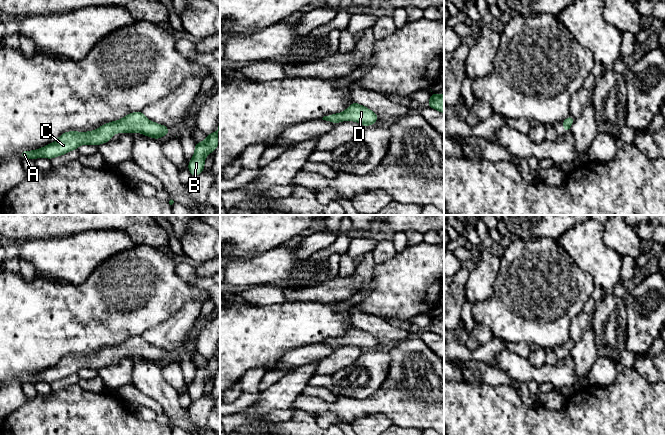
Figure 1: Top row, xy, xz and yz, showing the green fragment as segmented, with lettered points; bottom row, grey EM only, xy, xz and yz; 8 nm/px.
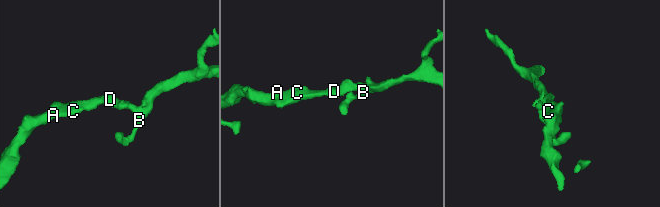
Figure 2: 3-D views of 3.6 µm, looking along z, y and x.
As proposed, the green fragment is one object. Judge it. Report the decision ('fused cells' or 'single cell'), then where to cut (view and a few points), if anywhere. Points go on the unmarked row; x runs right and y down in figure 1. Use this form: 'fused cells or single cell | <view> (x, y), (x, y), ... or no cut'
single cell | no cut

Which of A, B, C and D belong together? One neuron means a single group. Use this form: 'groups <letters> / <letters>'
groups A B C D

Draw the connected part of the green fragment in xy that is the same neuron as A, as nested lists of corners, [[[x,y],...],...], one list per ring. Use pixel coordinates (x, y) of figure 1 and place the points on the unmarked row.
[[[141,335],[133,336],[122,344],[106,347],[92,356],[65,356],[55,366],[35,375],[21,375],[23,383],[45,381],[52,383],[61,380],[71,374],[77,373],[82,368],[100,369],[111,364],[114,357],[133,356],[159,363],[168,358],[170,353],[148,344]]]

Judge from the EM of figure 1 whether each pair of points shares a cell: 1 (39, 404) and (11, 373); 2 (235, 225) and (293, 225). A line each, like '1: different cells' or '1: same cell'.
1: different cells
2: same cell

